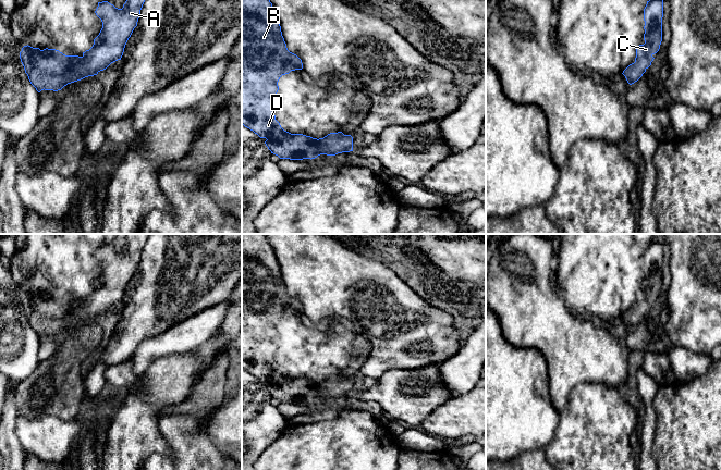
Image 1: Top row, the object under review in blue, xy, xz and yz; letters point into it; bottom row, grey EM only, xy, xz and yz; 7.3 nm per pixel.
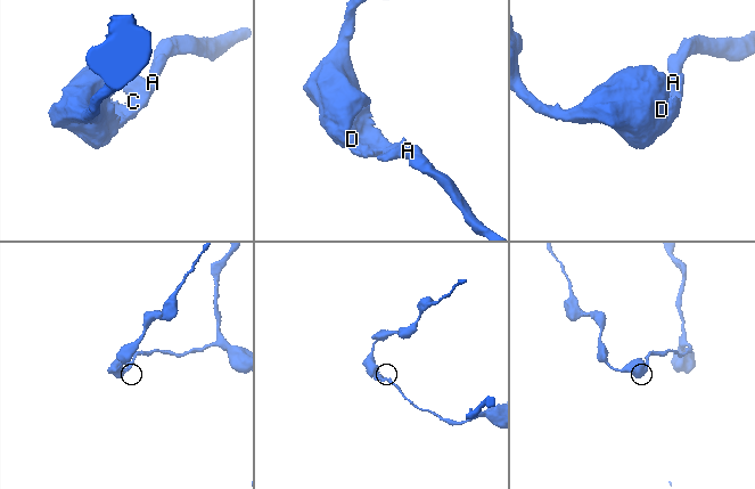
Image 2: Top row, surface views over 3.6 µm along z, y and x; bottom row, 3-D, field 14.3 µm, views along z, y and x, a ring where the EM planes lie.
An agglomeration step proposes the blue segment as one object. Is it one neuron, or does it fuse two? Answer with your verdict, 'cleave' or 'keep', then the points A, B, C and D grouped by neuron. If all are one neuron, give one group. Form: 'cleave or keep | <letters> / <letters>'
keep | A B C D

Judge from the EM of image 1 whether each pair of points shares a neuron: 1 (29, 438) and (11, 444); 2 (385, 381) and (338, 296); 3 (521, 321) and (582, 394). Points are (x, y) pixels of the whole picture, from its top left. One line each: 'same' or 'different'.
1: different
2: different
3: different

